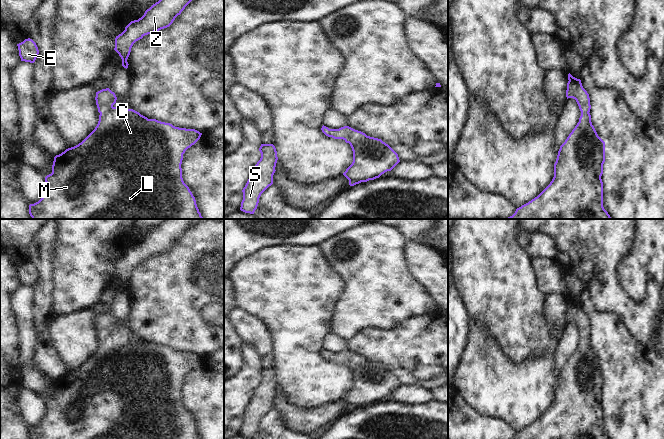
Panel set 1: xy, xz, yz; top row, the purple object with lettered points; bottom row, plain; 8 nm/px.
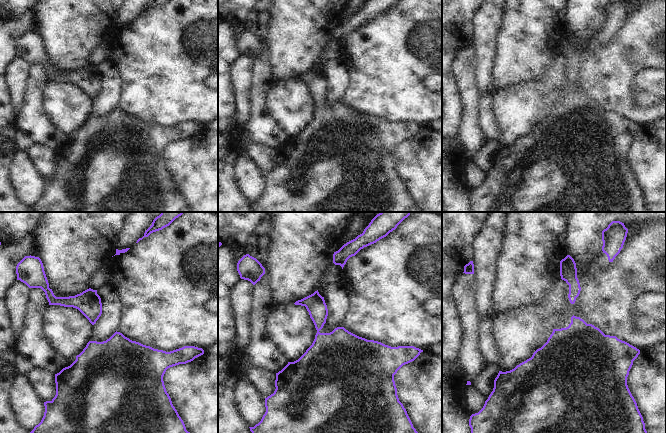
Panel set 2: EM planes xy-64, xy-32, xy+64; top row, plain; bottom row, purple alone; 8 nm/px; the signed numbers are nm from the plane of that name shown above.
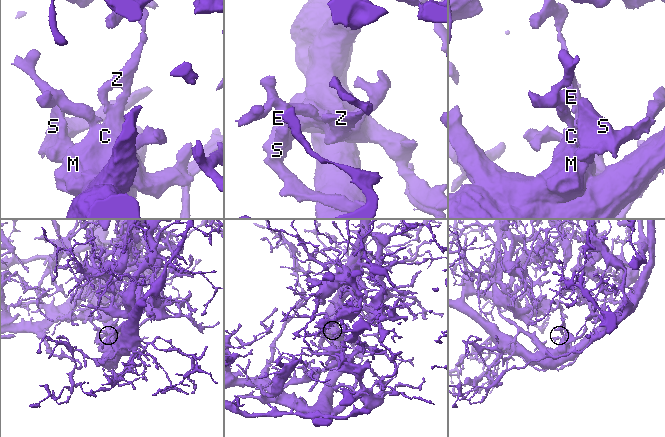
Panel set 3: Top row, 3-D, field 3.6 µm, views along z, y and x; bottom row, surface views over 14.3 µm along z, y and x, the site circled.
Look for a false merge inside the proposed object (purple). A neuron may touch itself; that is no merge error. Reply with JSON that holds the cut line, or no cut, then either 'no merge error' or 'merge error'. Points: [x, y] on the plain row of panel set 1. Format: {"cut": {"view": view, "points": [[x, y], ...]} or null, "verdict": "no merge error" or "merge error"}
{"cut": null, "verdict": "no merge error"}

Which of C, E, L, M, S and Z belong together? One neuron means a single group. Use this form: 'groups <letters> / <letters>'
groups C E L M S Z

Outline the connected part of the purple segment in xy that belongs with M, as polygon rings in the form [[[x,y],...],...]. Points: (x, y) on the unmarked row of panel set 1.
[[[109,312],[96,316],[96,329],[98,332],[99,345],[95,353],[78,369],[66,373],[54,381],[52,397],[45,401],[46,413],[42,422],[29,429],[30,439],[201,439],[196,428],[195,421],[182,402],[182,384],[185,375],[194,369],[202,357],[195,353],[175,351],[170,347],[148,343],[133,333],[114,331],[117,321]]]

